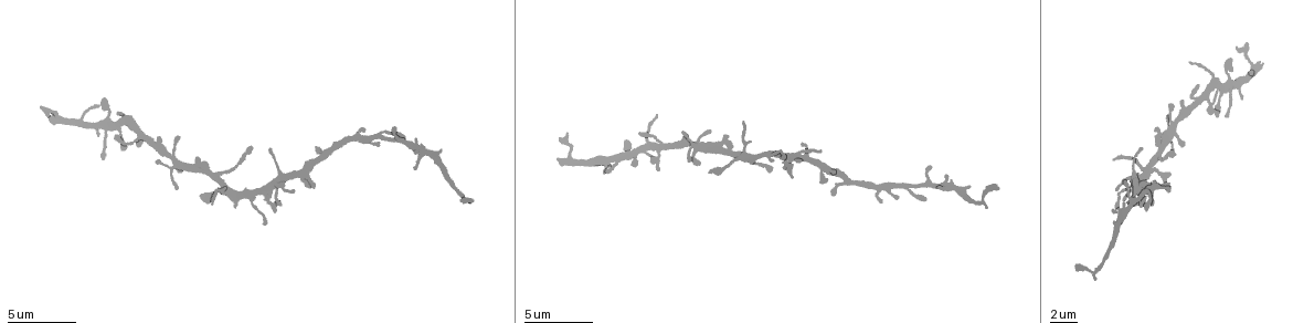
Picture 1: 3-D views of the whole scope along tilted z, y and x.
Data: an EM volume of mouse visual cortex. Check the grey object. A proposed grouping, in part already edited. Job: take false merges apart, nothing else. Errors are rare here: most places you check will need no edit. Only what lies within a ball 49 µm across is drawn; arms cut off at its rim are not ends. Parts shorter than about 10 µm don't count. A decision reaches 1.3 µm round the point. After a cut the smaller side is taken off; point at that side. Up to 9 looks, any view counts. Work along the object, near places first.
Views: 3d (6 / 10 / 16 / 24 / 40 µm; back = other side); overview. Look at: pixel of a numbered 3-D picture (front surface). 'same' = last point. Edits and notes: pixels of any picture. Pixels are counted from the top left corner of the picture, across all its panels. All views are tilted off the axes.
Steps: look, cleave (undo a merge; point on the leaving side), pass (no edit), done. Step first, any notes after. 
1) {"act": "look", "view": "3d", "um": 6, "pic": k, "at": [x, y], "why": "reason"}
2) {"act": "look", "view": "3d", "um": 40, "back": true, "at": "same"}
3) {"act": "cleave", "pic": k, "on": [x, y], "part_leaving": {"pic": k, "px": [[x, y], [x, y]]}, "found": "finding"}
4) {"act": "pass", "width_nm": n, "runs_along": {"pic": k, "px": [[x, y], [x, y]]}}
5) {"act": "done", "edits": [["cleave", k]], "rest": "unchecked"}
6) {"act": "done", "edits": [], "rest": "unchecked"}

{"act": "look", "view": "3d", "um": 10, "pic": 1, "at": [321, 155]}

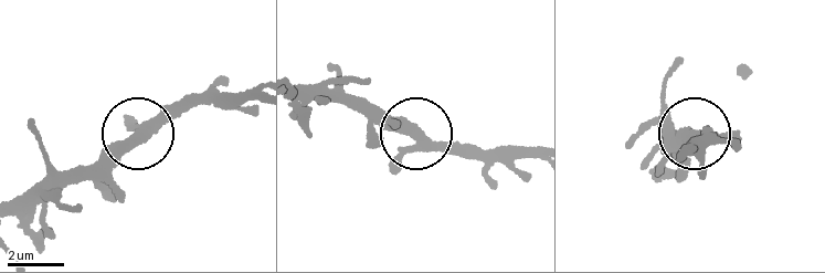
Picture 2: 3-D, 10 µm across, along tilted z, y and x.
{"act": "look", "view": "3d", "um": 6, "pic": 2, "at": [416, 135], "why": "zoom in"}

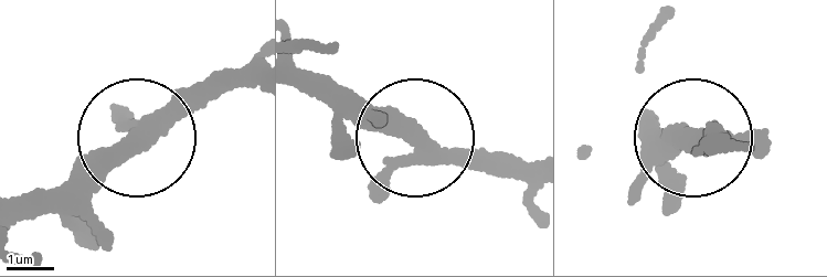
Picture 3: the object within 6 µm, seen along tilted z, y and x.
{"act": "pass", "arms": 3, "found": "one neuron here"}

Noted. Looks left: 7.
{"act": "look", "view": "3d", "um": 10, "pic": 1, "at": [255, 189], "why": "three arms meet"}

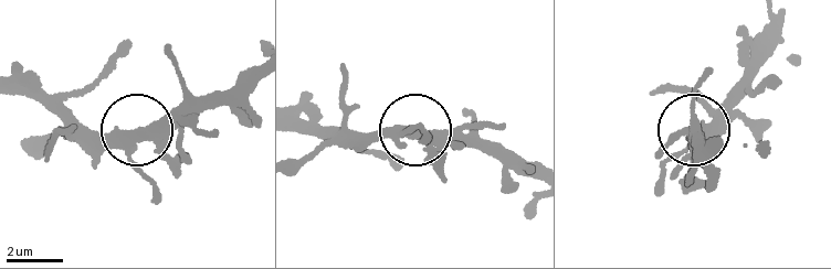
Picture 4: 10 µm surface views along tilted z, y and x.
{"act": "look", "view": "3d", "um": 10, "back": true, "pic": 4, "at": [136, 134], "why": "other side"}

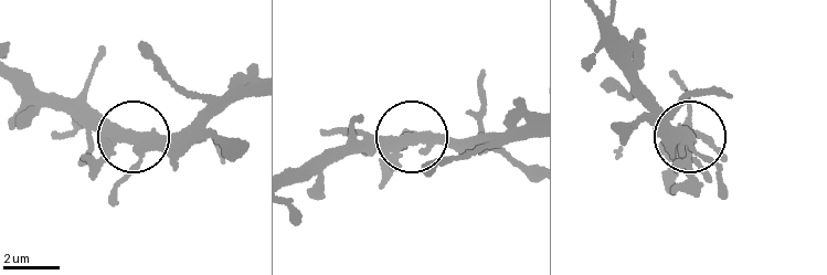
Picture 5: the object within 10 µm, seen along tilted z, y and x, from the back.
{"act": "pass", "width_nm": 330, "runs_along": {"pic": 5, "px": [[128, 143], [144, 134], [200, 133]]}, "found": "continuous, no second neuron"}

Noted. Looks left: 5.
{"act": "look", "view": "3d", "um": 10, "pic": 1, "at": [169, 160], "why": "thin neck"}

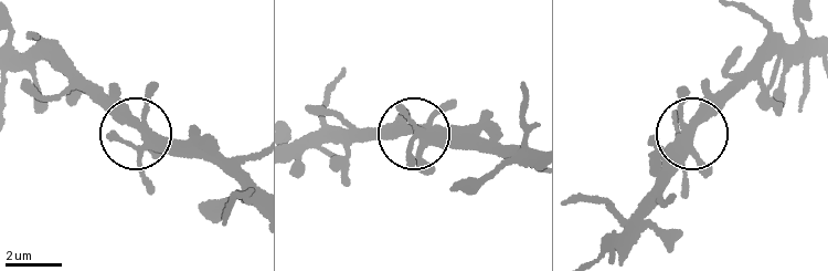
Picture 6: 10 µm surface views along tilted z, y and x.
{"act": "look", "view": "3d", "um": 10, "back": true, "pic": 6, "at": [690, 131]}

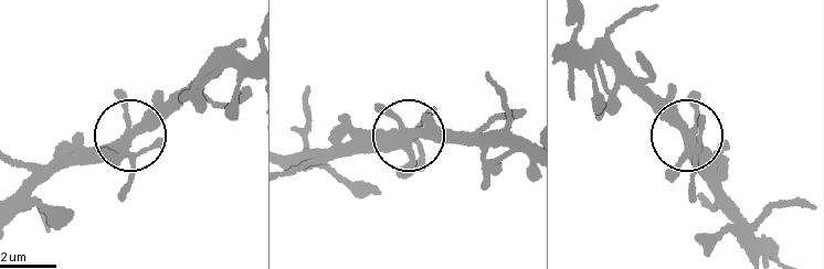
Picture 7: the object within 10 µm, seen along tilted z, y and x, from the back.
{"act": "pass", "runs_along": {"pic": 7, "px": [[291, 155], [327, 153], [408, 131], [478, 129]]}, "found": "one neuron here"}

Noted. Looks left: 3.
{"act": "look", "view": "3d", "um": 16, "pic": 1, "at": [929, 184], "why": "side arm on a straight run"}

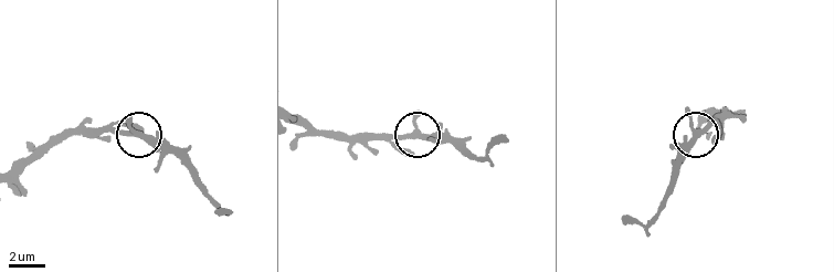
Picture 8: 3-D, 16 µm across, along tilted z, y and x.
{"act": "pass", "runs_along": {"pic": 8, "px": [[19, 171], [52, 142], [80, 134], [141, 135], [190, 149]]}, "found": "one neuron here"}

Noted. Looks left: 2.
{"act": "done", "edits": [], "rest": "unchecked"}

